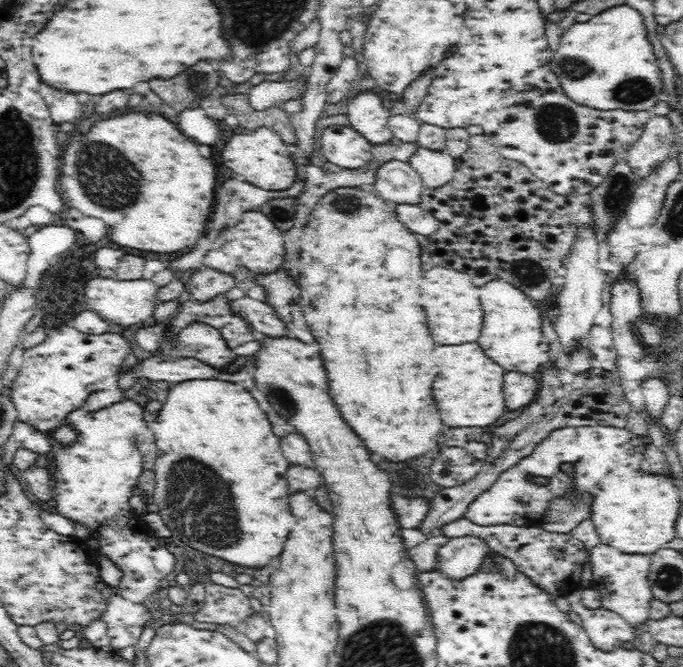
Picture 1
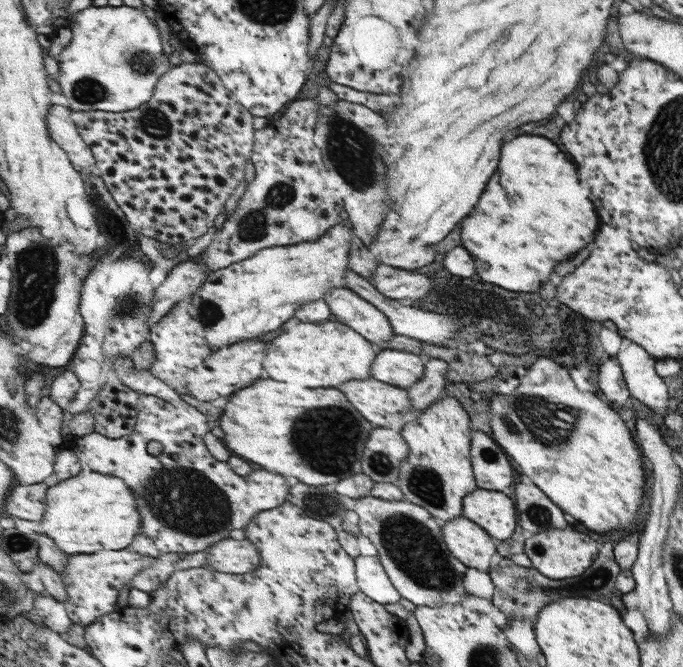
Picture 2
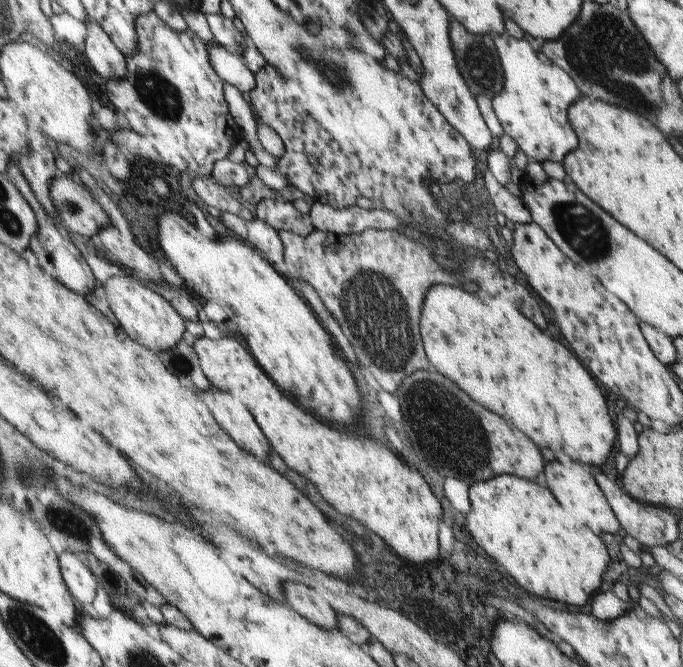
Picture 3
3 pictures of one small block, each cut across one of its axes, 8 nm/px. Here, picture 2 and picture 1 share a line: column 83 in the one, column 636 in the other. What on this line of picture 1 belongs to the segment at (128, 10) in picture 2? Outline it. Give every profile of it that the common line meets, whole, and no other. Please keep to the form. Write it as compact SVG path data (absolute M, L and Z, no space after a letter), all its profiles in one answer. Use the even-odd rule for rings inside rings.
M624 3L609 7L605 12L592 16L586 22L574 22L566 30L560 30L558 46L546 65L557 78L557 88L568 101L597 110L621 109L635 112L652 110L654 104L664 98L660 70L654 63L641 18L636 10Z

